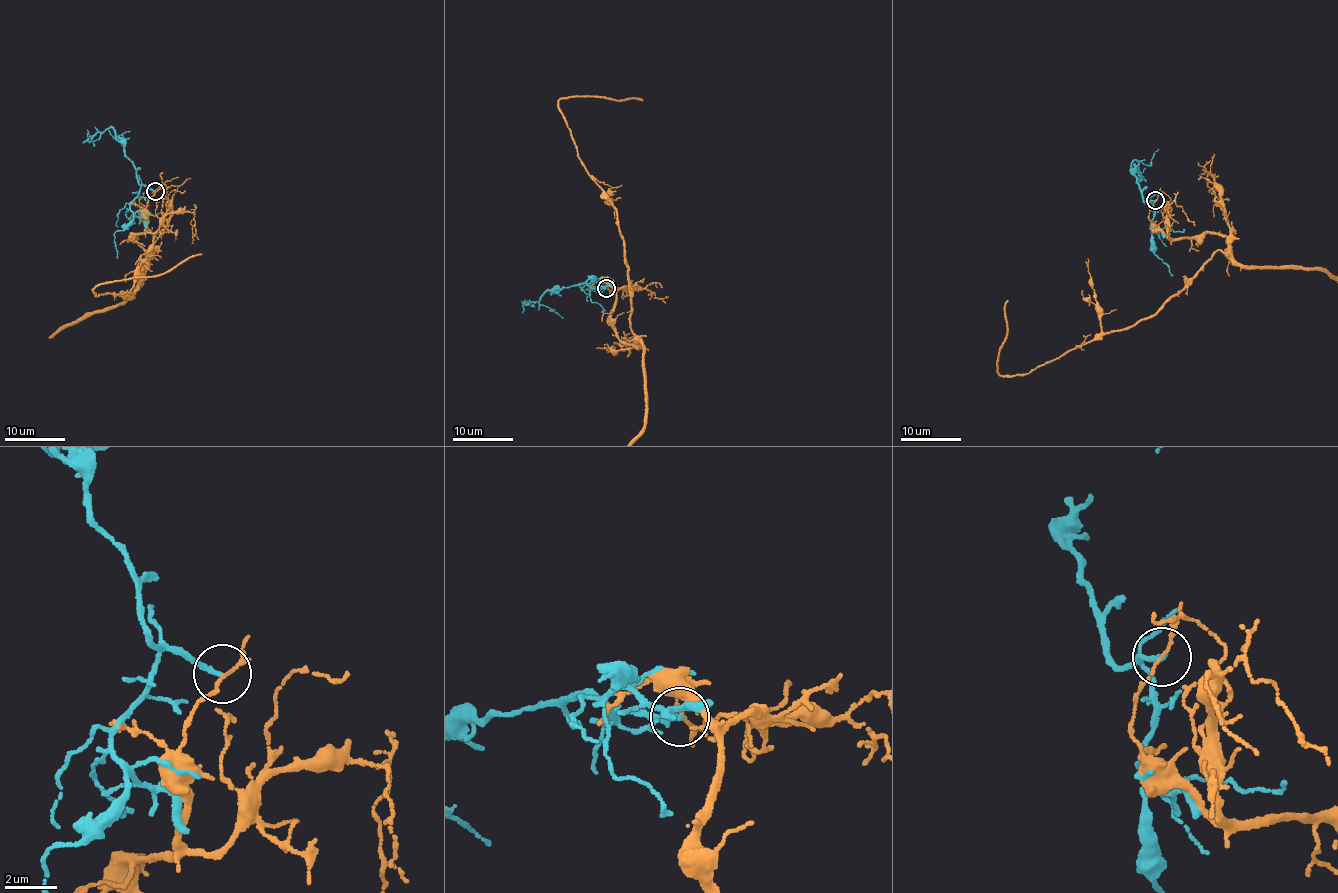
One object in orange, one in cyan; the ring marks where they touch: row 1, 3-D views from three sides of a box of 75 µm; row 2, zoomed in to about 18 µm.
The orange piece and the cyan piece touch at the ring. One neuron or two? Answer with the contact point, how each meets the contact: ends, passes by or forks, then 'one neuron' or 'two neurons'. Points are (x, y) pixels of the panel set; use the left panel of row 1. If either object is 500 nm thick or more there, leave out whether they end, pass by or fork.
place (155, 191); orange passes by; cyan ends; two neurons

